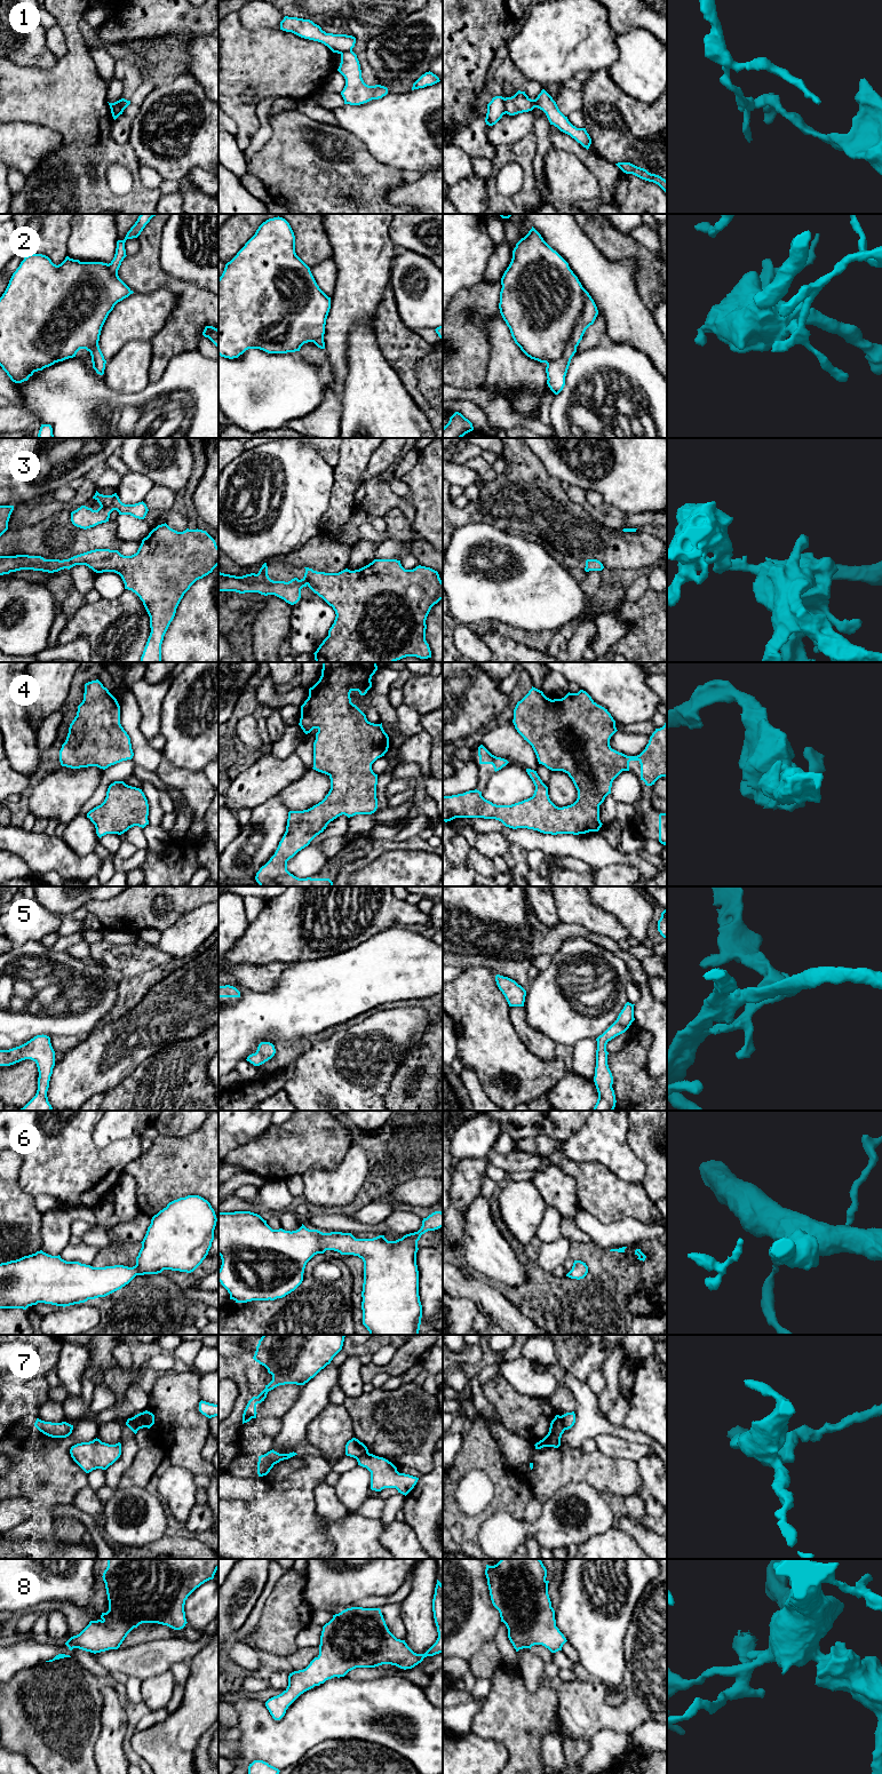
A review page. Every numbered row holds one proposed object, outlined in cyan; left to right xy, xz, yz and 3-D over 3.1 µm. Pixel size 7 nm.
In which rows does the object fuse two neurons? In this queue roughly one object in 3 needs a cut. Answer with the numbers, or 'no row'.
1, 2, 7

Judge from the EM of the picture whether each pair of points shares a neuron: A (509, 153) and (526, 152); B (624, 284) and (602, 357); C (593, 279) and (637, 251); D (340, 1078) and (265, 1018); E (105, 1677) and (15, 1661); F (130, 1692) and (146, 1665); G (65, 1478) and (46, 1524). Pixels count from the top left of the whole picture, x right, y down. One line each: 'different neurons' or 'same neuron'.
A: same neuron
B: different neurons
C: different neurons
D: different neurons
E: same neuron
F: different neurons
G: same neuron

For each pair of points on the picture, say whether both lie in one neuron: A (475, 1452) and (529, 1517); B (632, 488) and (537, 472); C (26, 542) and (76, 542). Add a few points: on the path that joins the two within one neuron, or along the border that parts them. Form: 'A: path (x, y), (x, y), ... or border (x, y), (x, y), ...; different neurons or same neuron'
A: border (534, 1495), (527, 1503), (522, 1517); different neurons
B: border (533, 453), (546, 471), (562, 483); different neurons
C: path (39, 542), (63, 542); same neuron

